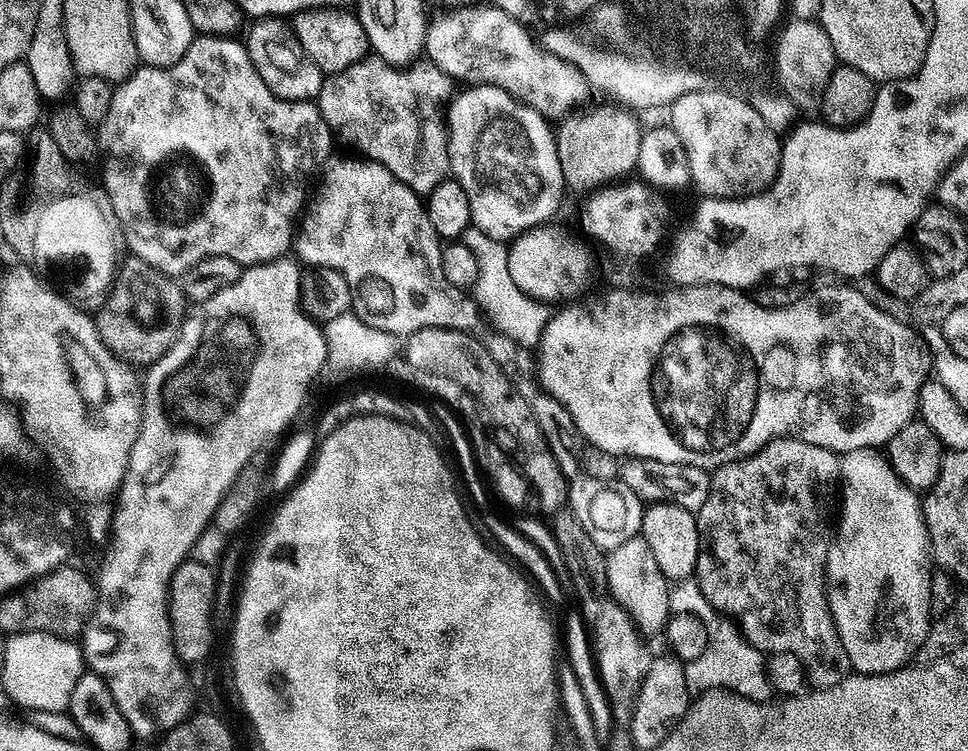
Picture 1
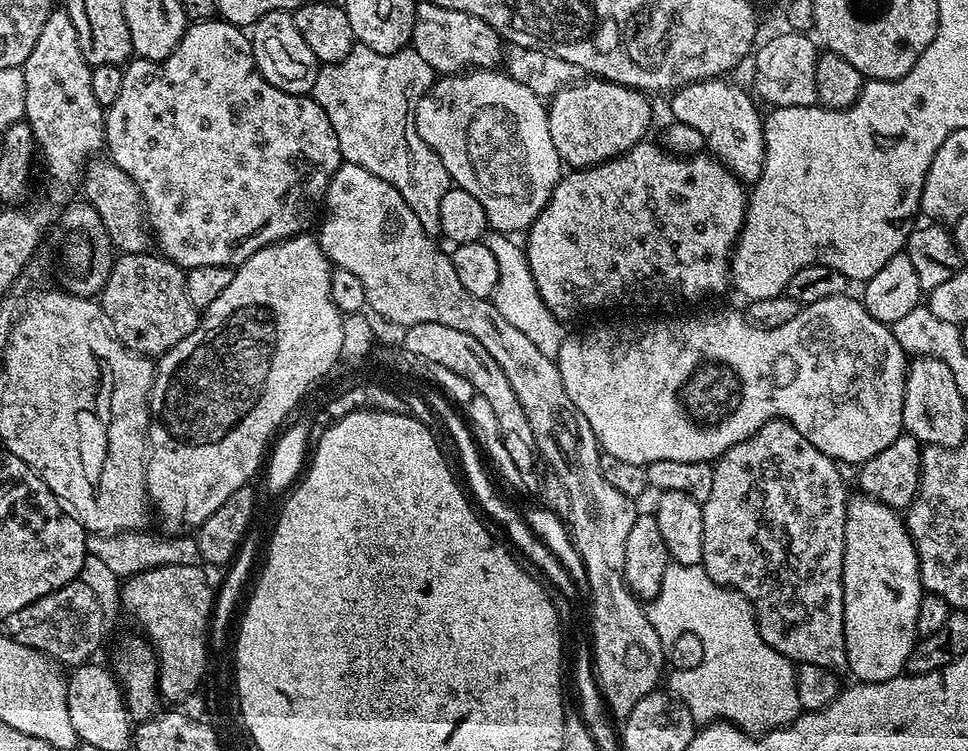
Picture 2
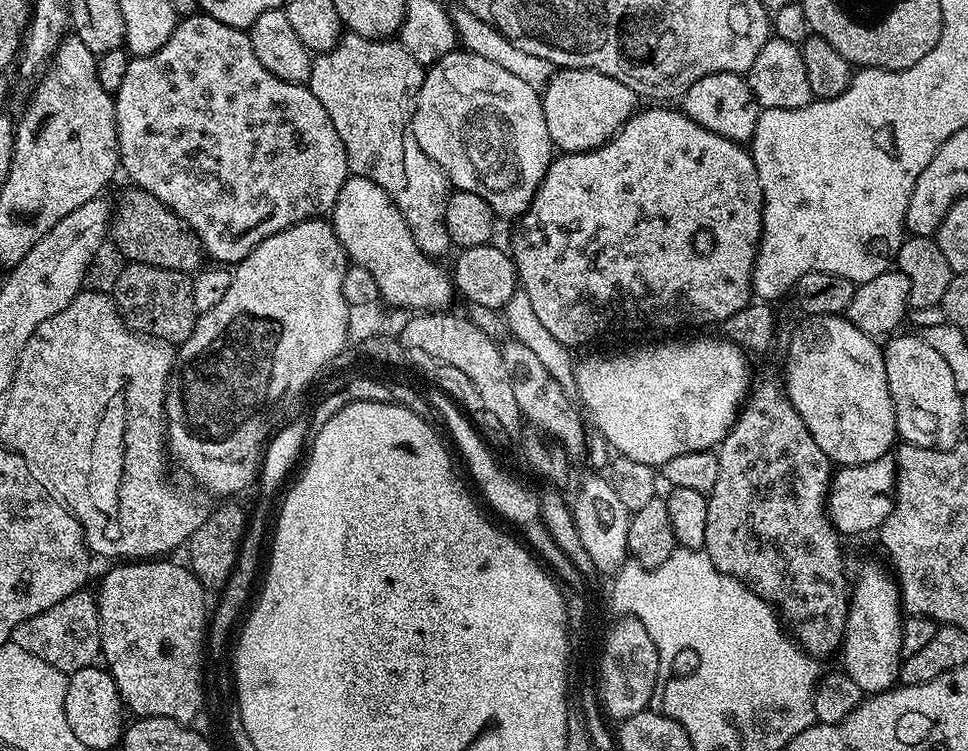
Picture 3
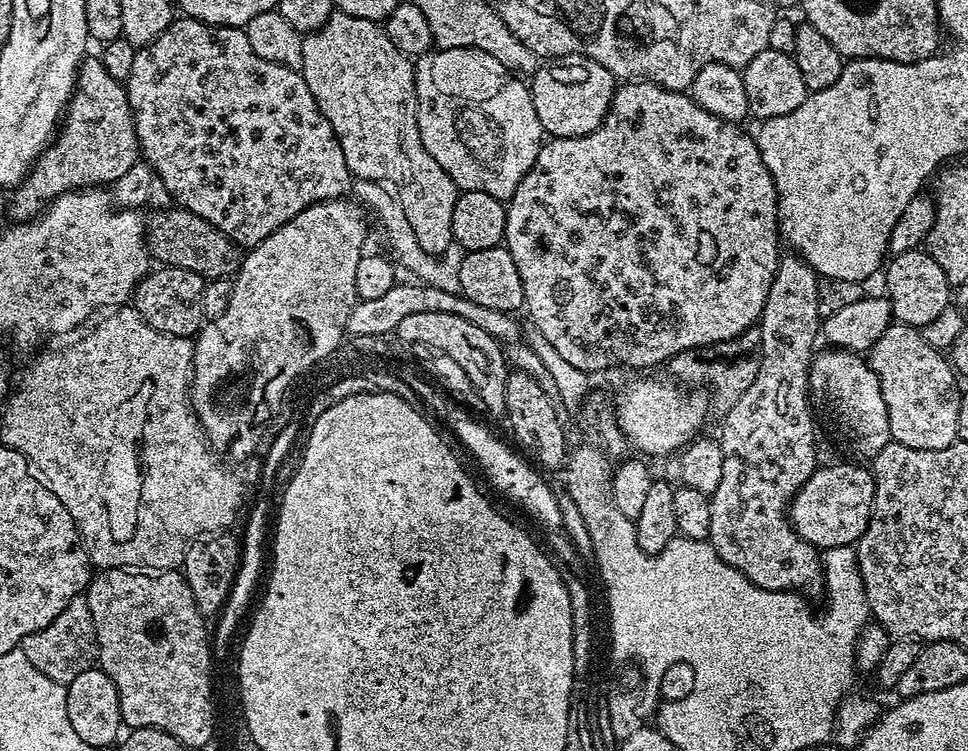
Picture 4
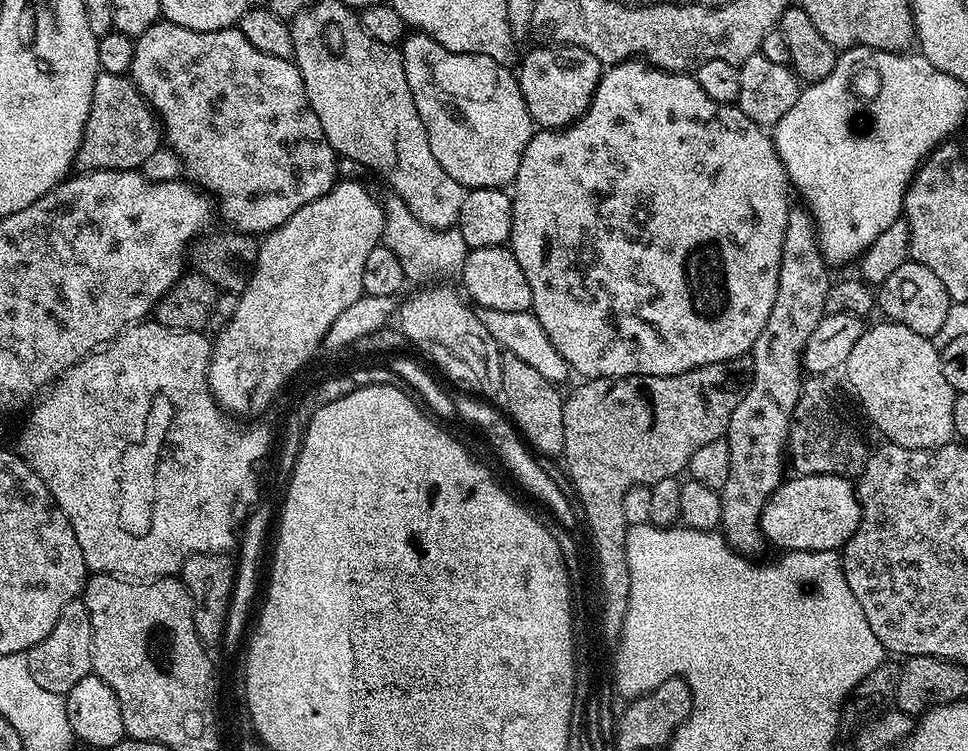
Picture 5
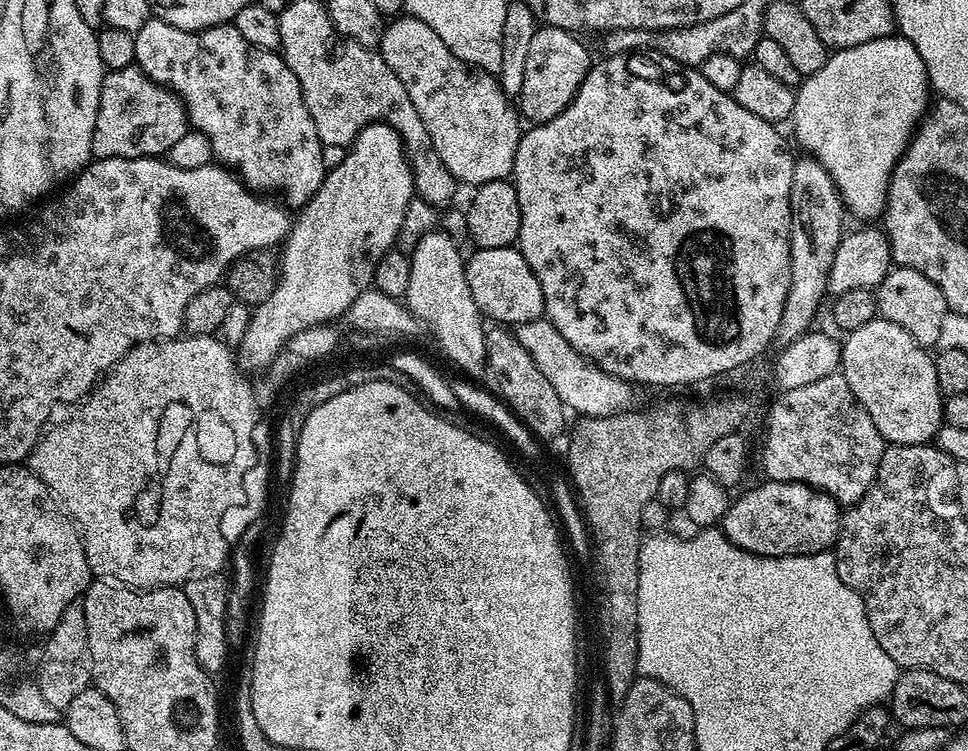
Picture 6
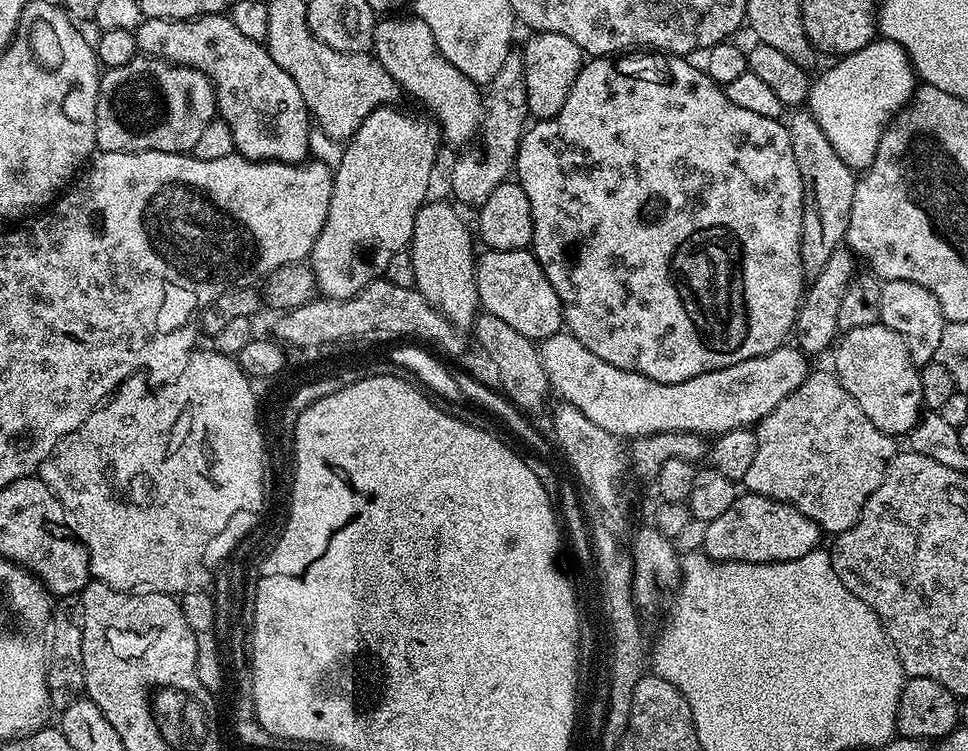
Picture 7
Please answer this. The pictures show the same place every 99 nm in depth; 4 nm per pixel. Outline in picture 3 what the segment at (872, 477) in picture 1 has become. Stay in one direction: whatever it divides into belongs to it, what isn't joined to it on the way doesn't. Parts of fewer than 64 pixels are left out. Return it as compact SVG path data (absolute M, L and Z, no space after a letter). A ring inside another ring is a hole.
M868 564L851 585L848 601L848 621L844 631L844 664L842 670L865 694L886 692L897 683L902 657L902 626L904 616L900 603L900 589L887 567Z

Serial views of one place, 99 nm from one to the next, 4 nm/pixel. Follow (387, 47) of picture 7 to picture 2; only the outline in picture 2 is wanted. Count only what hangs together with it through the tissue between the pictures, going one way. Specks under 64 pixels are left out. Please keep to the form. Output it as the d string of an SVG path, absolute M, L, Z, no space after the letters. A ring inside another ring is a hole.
M465 70L459 74L441 75L429 88L428 93L418 102L416 129L422 142L426 142L426 146L430 146L430 150L434 150L434 154L438 154L442 166L446 166L448 175L452 177L453 181L459 187L465 188L470 194L474 194L474 198L478 198L478 202L482 202L482 210L486 210L489 229L505 234L517 234L516 232L521 231L520 233L523 233L531 228L533 222L538 218L538 214L542 214L546 202L550 202L550 194L554 190L554 186L560 181L562 161L558 150L554 150L553 140L550 139L550 122L548 121L548 109L545 101L538 94L534 94L534 90L530 90L530 86L522 86L522 82L518 82L514 77L508 75L507 71Z

